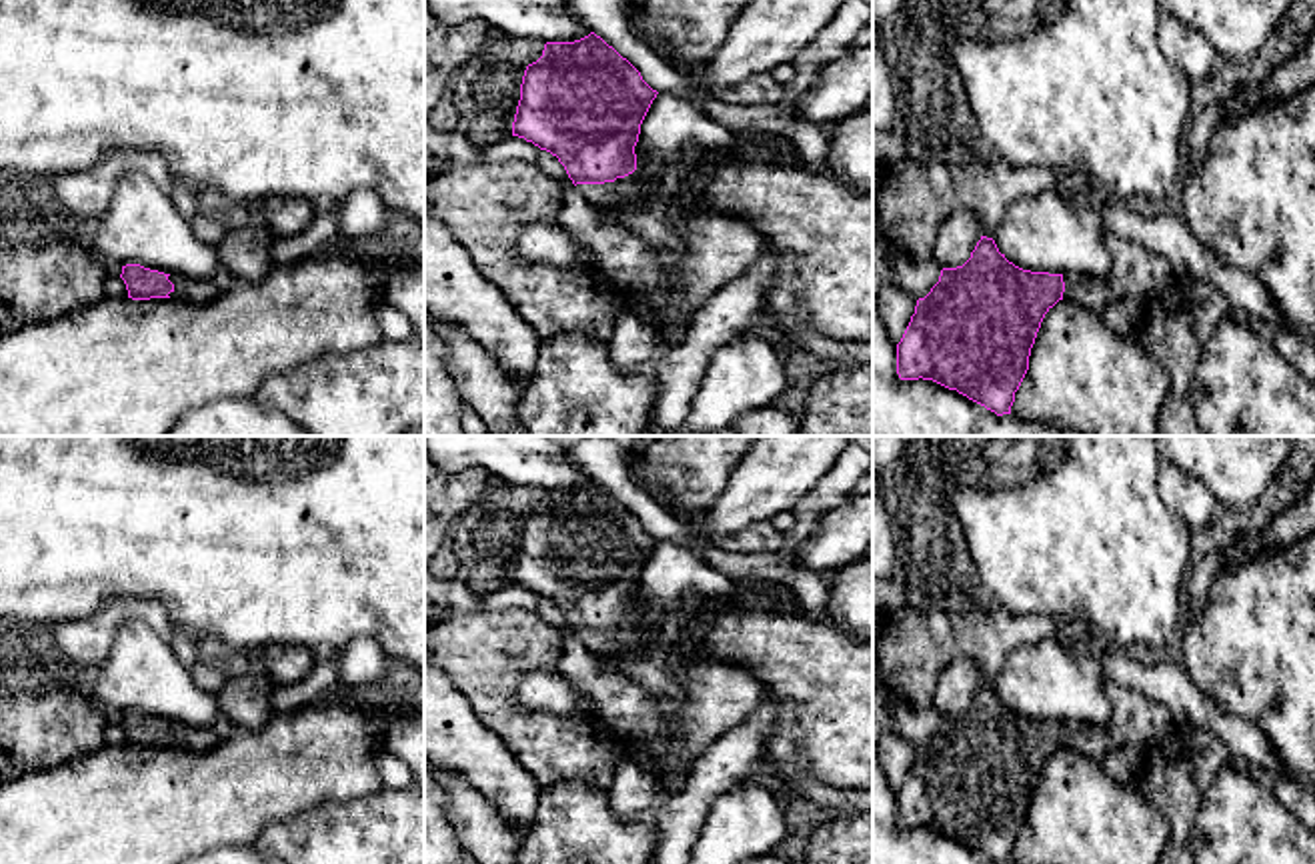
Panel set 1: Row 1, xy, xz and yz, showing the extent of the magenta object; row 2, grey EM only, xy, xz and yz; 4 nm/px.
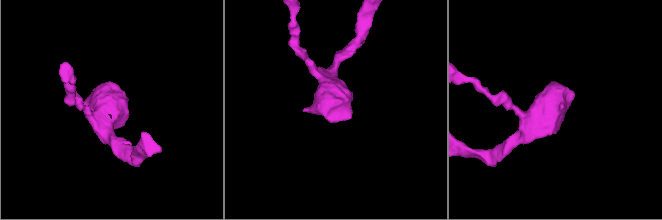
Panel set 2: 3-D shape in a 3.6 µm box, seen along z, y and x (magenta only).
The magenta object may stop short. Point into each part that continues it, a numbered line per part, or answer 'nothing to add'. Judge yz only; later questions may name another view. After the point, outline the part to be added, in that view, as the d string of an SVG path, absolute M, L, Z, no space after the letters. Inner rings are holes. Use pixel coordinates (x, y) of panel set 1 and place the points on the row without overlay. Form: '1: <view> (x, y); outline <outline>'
1: yz (1093, 740); outline M1069 720L1063 722L1063 730L1065 748L1071 748L1097 762L1101 762L1109 752L1117 748L1111 738L1109 726Z

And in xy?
1: xy (191, 738); outline M170 722L168 728L174 732L174 738L168 744L192 752L206 752L222 738L220 728L188 728L178 722Z

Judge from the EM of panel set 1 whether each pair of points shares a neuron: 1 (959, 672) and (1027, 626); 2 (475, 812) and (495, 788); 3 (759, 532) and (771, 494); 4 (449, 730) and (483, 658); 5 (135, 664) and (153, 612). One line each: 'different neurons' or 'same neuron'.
1: different neurons
2: different neurons
3: different neurons
4: different neurons
5: different neurons

